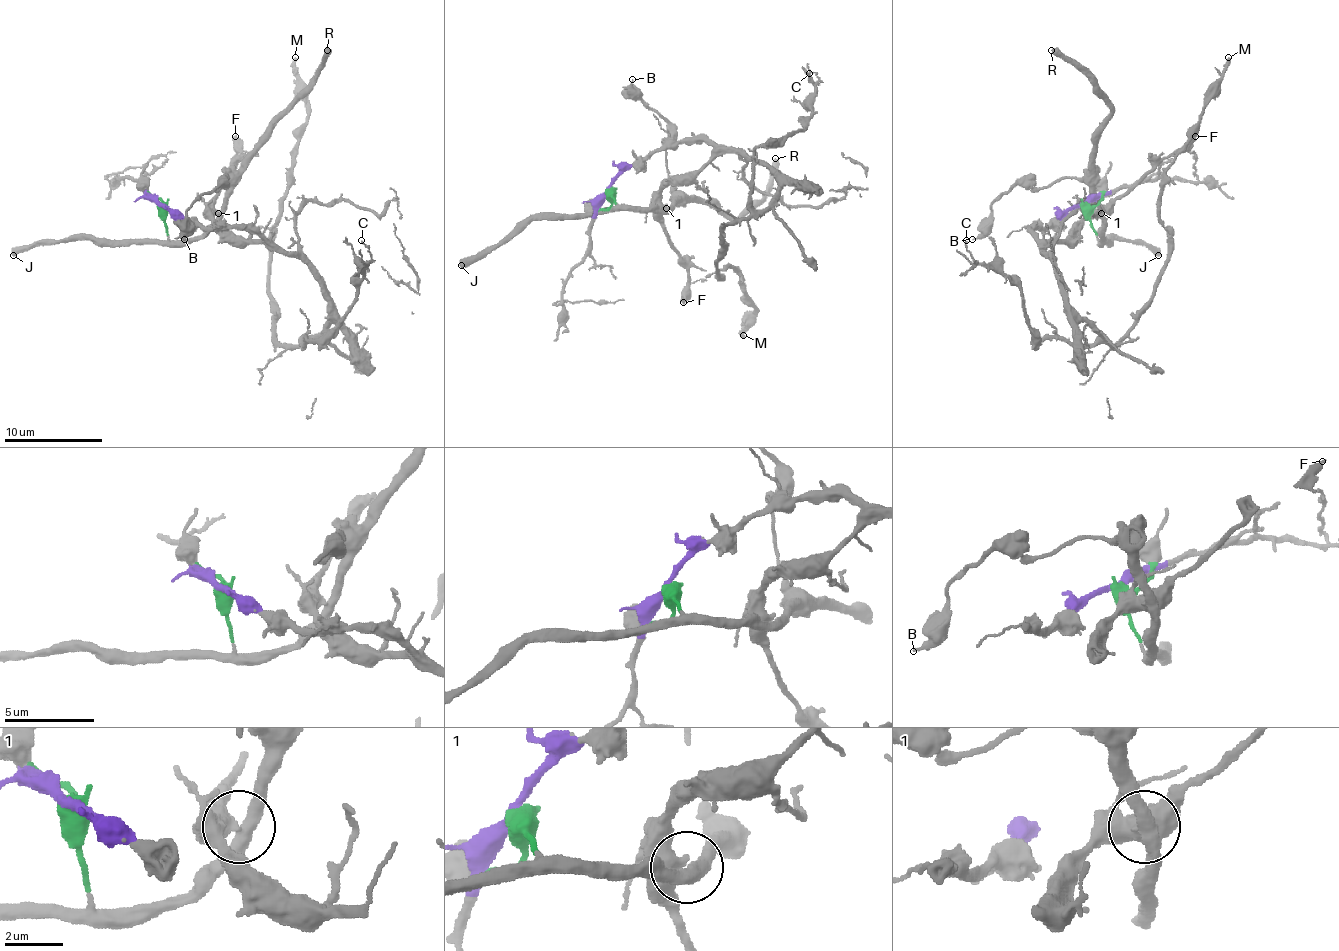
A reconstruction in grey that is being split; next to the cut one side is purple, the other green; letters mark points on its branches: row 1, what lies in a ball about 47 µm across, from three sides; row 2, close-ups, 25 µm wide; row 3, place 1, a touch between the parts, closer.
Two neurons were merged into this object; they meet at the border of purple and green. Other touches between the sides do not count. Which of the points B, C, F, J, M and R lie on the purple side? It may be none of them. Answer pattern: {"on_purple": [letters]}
{"on_purple": ["C", "F", "M"]}

